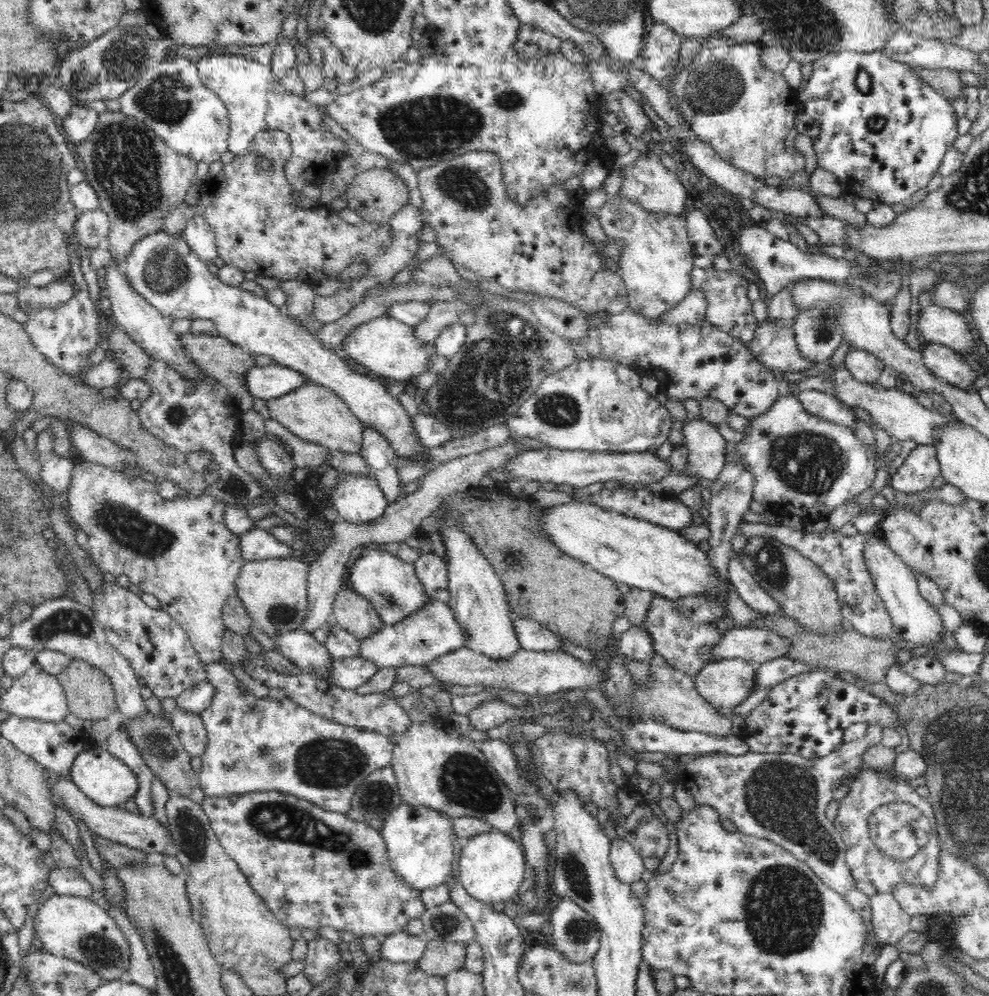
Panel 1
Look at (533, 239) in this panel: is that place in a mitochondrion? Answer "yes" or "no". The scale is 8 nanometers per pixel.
no

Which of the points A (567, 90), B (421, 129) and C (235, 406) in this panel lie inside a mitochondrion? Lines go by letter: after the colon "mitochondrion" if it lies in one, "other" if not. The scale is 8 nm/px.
A: other
B: mitochondrion
C: other

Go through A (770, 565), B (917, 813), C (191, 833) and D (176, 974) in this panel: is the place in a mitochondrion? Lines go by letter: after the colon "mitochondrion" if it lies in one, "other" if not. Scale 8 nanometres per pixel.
A: mitochondrion
B: mitochondrion
C: mitochondrion
D: mitochondrion

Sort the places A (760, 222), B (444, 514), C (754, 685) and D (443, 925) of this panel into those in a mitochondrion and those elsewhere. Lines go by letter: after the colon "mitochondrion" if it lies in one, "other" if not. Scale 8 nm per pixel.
A: other
B: other
C: other
D: mitochondrion

